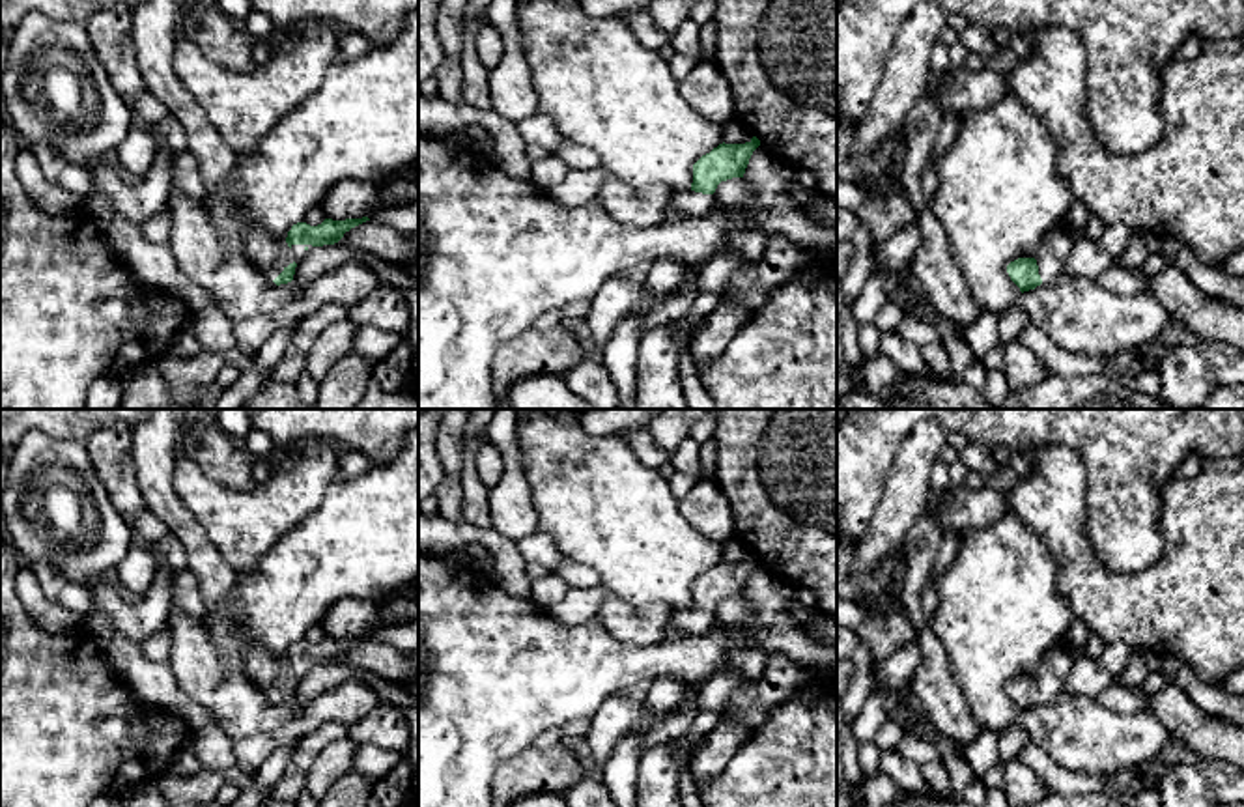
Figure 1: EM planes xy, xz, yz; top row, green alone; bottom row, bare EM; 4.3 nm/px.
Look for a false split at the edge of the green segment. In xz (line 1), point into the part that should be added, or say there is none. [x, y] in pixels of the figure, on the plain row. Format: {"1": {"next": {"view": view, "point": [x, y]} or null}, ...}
{"1": {"next": {"view": "xz", "point": [688, 622]}}}

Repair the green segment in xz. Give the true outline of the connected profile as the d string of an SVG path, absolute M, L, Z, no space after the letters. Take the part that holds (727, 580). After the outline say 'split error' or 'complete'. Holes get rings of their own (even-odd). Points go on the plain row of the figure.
M753 555L745 562L719 562L693 583L693 602L689 609L678 609L671 618L671 628L680 637L706 635L715 626L714 611L721 600L743 596L753 570L760 559Z; split error

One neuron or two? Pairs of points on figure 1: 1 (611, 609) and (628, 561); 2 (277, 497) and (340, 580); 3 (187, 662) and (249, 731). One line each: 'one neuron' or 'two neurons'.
1: two neurons
2: two neurons
3: one neuron

